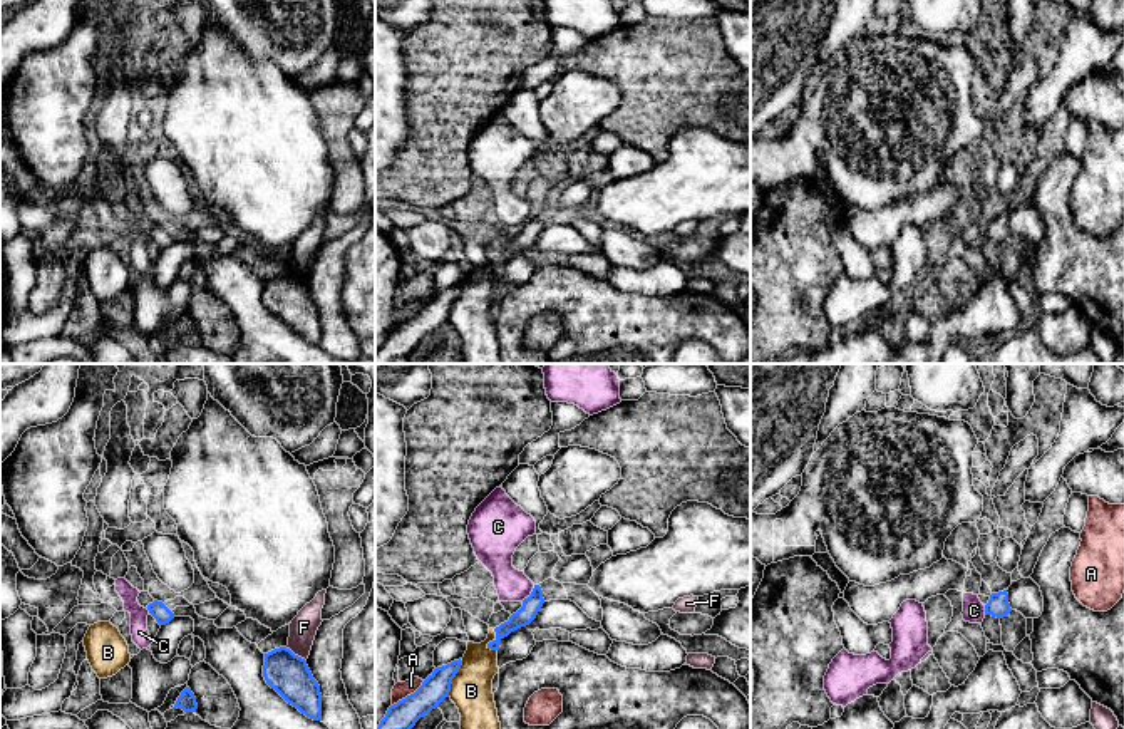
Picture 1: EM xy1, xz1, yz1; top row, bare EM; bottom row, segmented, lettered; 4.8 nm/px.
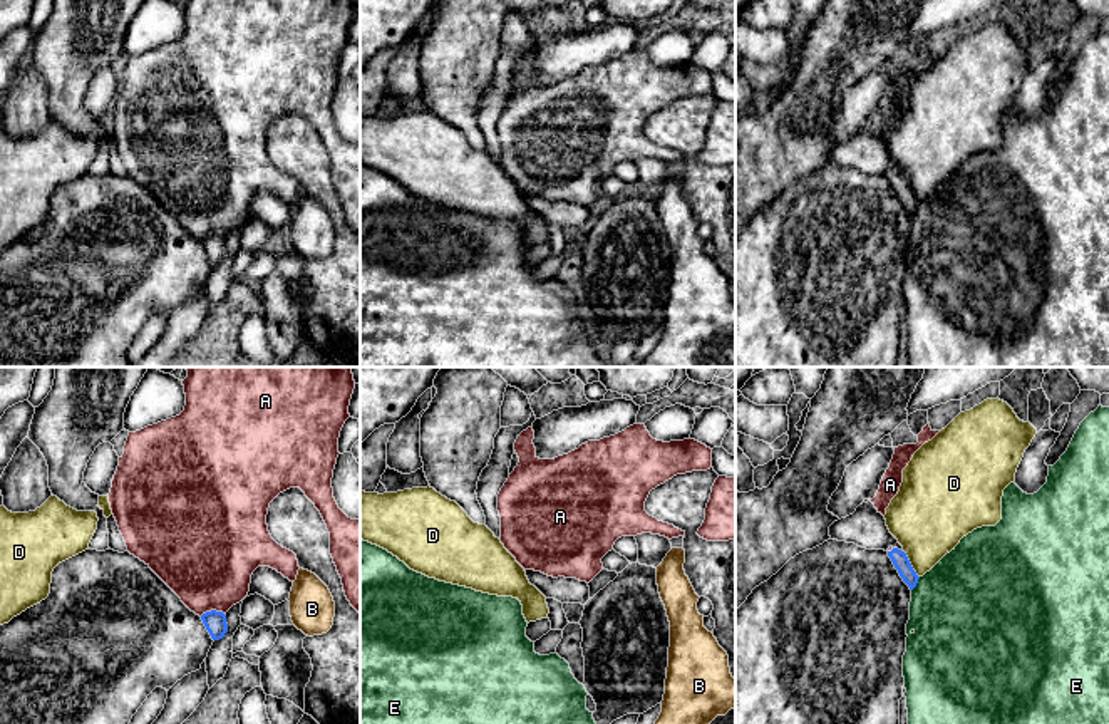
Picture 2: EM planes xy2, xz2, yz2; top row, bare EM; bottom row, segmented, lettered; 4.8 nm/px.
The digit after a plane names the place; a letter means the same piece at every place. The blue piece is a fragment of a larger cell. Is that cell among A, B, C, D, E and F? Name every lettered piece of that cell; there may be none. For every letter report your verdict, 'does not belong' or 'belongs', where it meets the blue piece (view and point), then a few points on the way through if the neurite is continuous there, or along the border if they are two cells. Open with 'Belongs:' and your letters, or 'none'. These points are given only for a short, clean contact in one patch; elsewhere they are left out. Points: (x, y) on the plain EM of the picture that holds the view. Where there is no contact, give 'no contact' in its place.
Belongs: none
A: does not belong | xz1 (407, 320)
B: does not belong | xz1 (454, 300) | along xz1 (461, 284), (461, 292), (453, 304), (448, 320)
C: does not belong | xz1 (531, 218) | along xz1 (535, 210), (521, 225)
D: does not belong | yz2 (910, 188) | along yz2 (903, 175), (918, 201)
E: does not belong | yz2 (917, 206)
F: does not belong | xy1 (293, 279)

